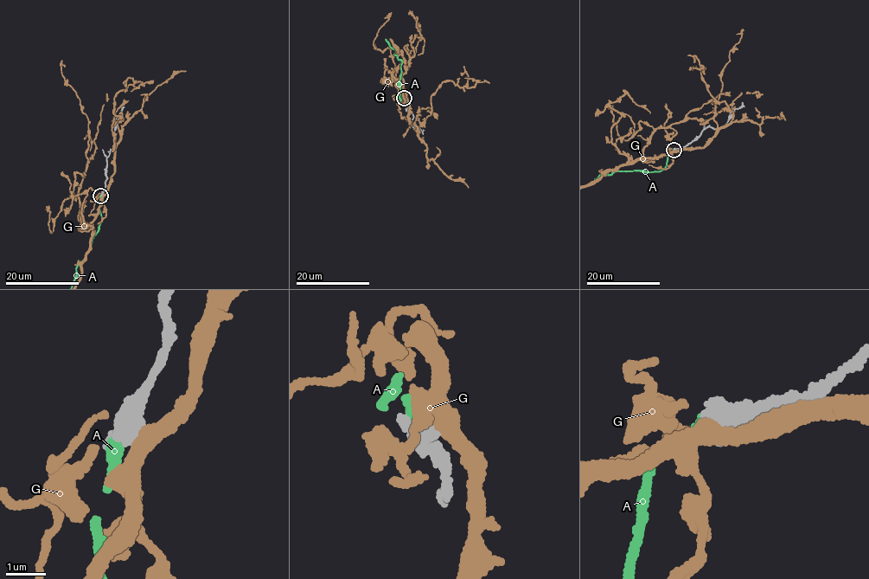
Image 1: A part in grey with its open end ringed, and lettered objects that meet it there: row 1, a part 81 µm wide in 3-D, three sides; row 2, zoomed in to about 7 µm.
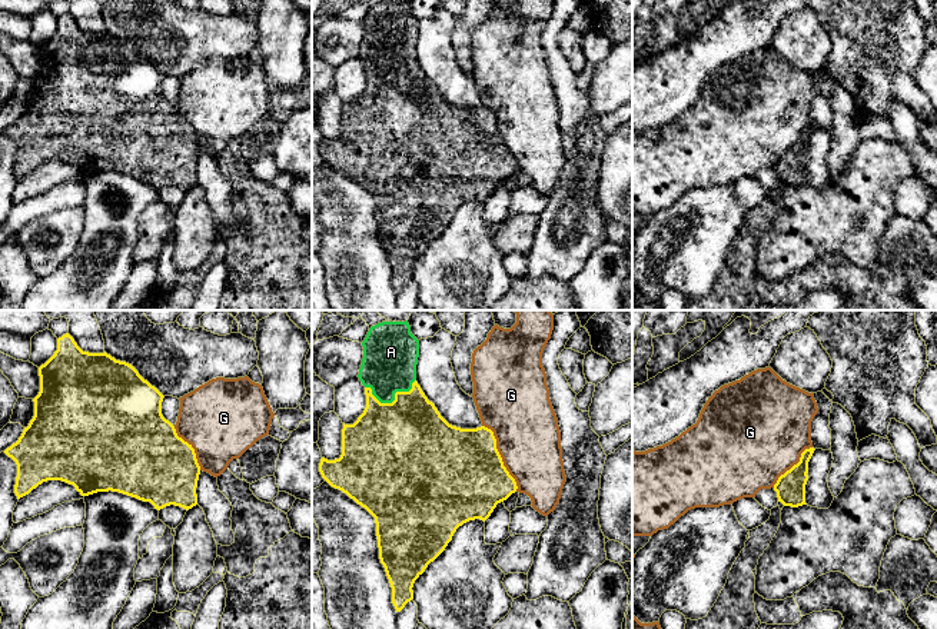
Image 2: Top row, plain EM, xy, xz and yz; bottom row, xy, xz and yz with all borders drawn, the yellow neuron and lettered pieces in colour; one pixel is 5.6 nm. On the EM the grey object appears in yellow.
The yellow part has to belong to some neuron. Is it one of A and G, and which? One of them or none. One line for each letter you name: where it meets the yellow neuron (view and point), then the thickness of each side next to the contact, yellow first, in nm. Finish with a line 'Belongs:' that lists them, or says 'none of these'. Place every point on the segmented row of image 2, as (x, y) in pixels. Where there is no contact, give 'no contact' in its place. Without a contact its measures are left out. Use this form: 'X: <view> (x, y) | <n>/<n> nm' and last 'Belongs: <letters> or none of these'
A: xz (394, 400) | 500/300 nm
Belongs: A

